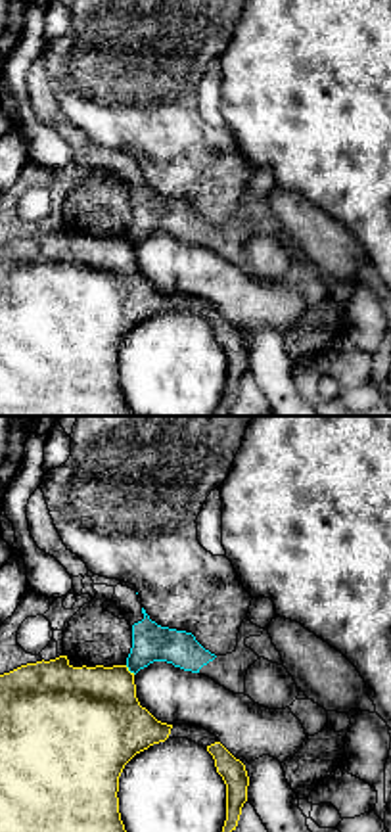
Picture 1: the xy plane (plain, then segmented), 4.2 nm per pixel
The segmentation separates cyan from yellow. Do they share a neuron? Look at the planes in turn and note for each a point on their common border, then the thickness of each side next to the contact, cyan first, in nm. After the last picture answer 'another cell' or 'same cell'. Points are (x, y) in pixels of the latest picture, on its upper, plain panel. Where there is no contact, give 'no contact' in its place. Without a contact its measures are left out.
contact (131, 242); calibres 160 and 420 nm

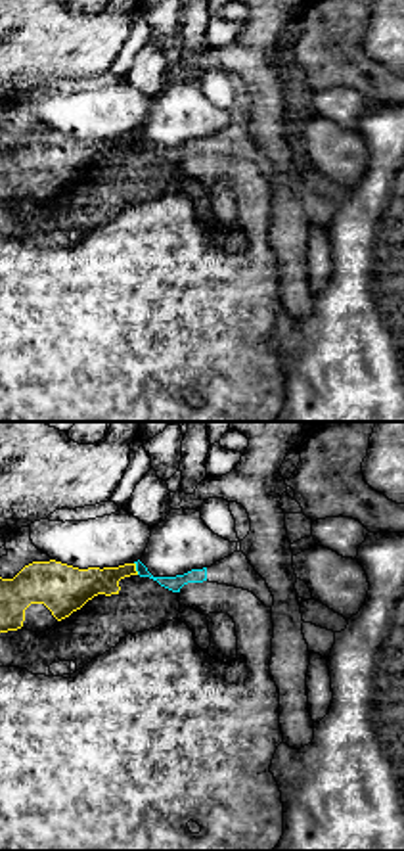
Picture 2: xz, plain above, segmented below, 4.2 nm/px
contact (136, 138); calibres 60 and 140 nm

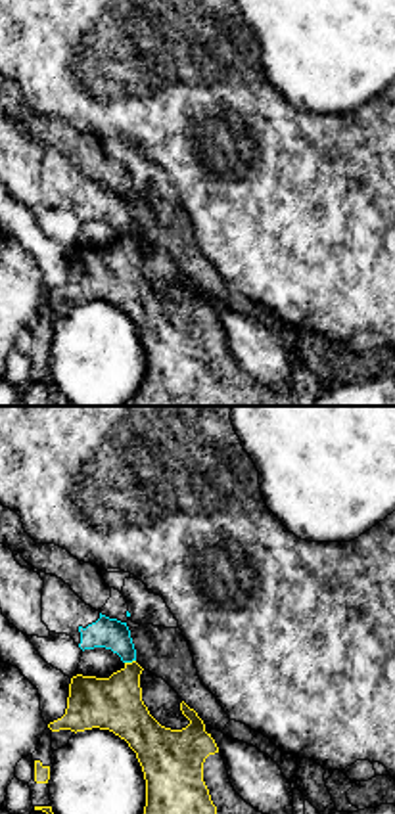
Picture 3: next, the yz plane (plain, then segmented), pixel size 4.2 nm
contact (129, 232); calibres 130 and 220 nm

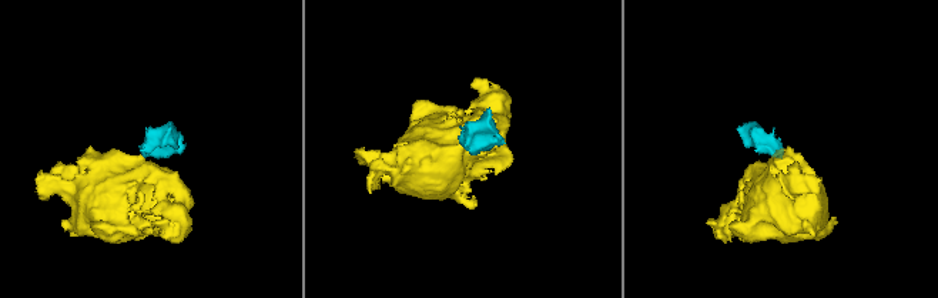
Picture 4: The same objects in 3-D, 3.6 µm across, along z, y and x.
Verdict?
another cell

